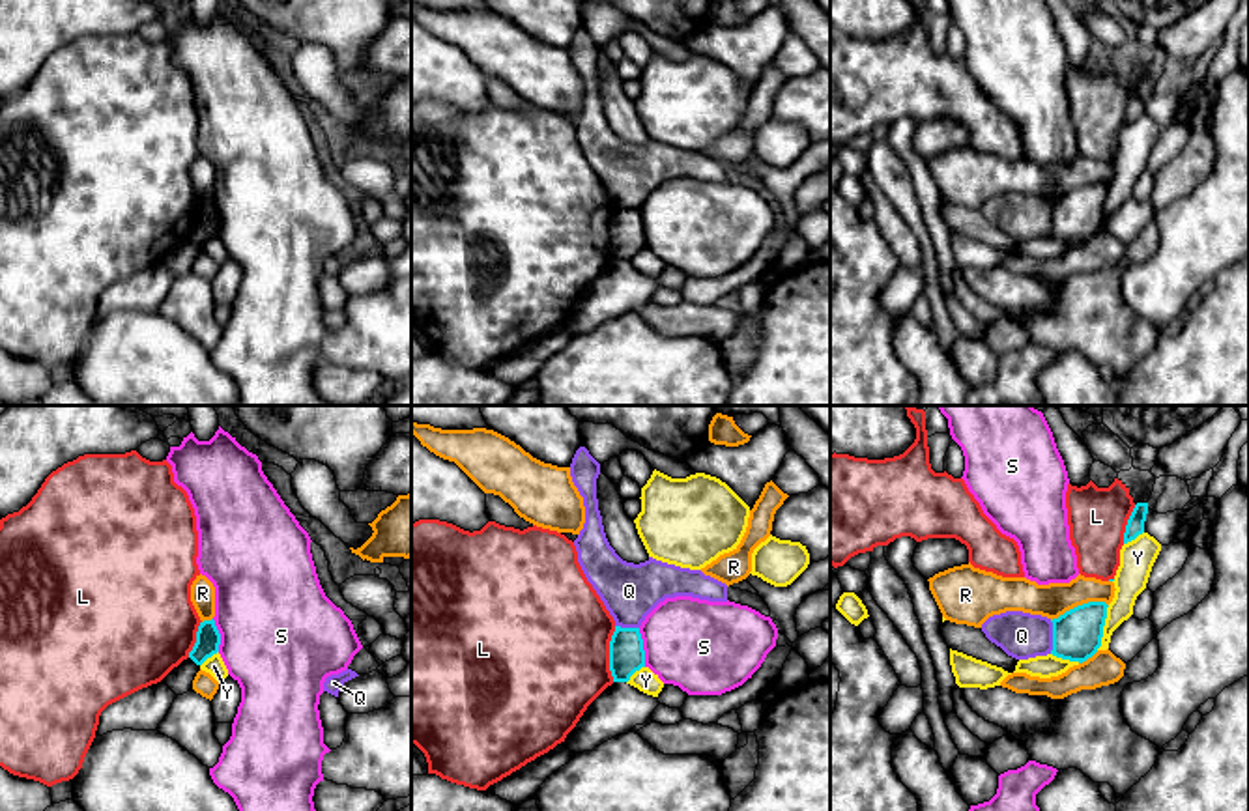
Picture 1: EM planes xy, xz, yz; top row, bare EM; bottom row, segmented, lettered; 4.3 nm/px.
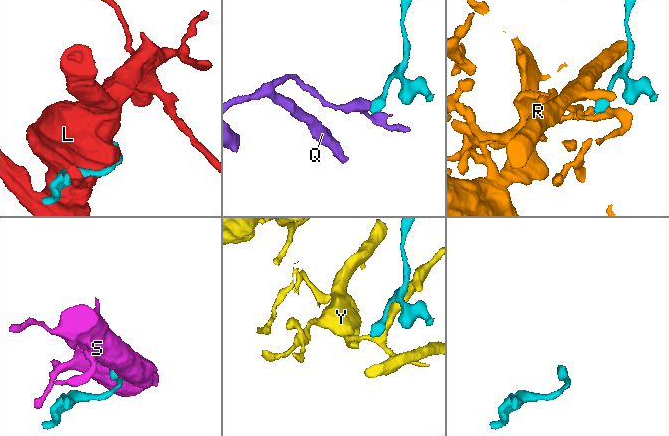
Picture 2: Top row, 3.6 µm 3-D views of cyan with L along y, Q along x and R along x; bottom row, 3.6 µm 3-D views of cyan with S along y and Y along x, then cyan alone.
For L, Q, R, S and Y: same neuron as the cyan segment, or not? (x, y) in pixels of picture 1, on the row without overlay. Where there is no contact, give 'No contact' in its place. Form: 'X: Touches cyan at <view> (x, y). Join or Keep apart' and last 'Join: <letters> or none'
L: Touches cyan at xz (610, 236). Keep apart
Q: Touches cyan at yz (1053, 219). Keep apart
R: Touches cyan at yz (1079, 187). Keep apart
S: Touches cyan at xz (642, 228). Keep apart
Y: Touches cyan at yz (1102, 210). Keep apart
Join: none

